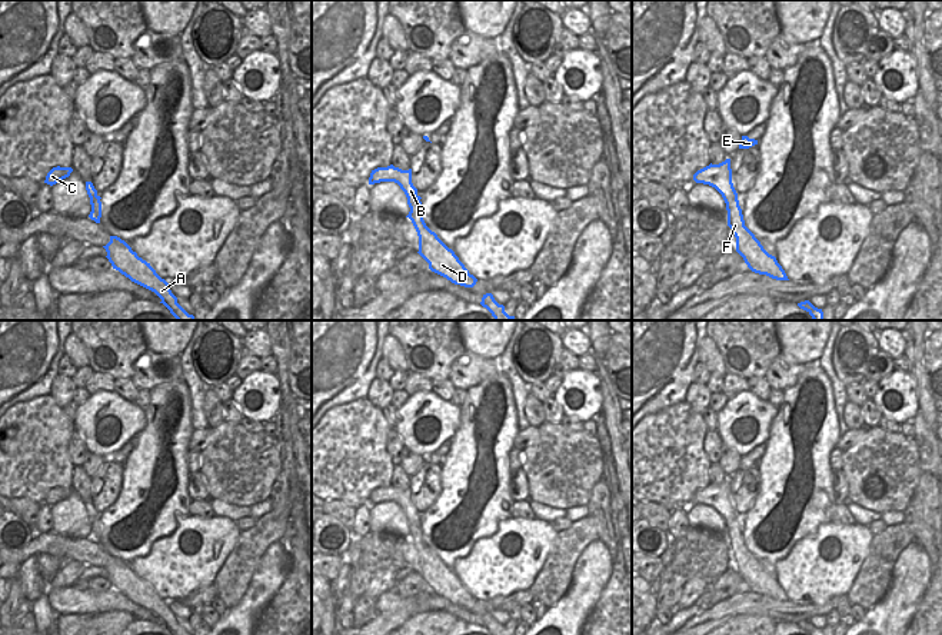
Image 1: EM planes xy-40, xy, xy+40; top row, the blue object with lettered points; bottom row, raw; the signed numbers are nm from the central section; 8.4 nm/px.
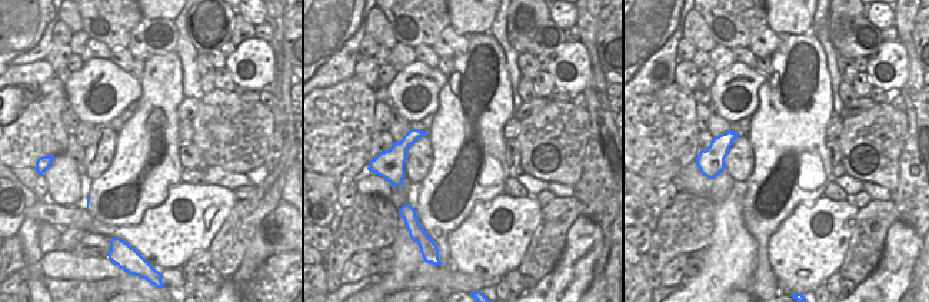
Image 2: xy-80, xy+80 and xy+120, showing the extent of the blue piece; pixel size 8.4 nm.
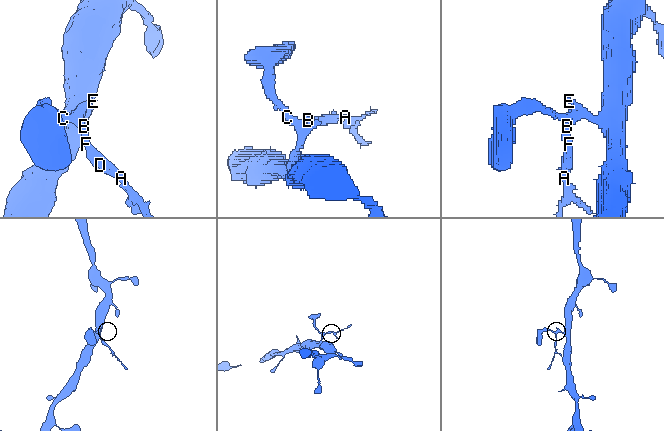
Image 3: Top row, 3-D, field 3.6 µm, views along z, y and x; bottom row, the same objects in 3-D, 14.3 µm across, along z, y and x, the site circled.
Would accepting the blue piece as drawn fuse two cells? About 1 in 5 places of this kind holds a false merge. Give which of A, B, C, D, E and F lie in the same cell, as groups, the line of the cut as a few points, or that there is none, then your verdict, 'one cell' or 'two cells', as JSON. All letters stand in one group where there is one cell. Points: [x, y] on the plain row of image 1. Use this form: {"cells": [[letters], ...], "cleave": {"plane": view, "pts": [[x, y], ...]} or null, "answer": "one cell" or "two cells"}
{"cells": [["A", "D", "F"], ["B", "C", "E"]], "cleave": {"plane": "xy+40", "pts": [[738, 521], [726, 528]]}, "answer": "two cells"}

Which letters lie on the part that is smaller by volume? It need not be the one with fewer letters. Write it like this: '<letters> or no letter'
A, D, F

